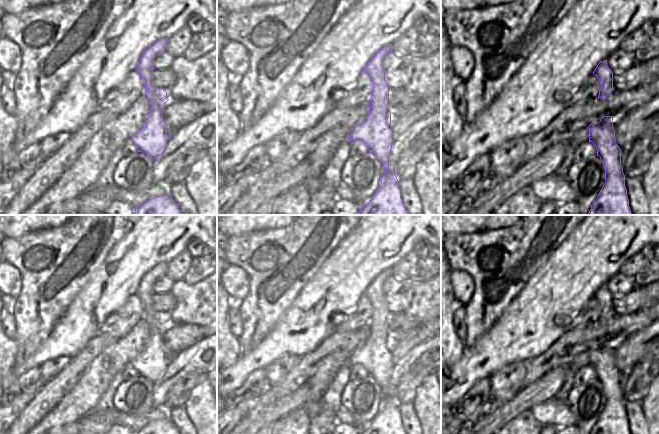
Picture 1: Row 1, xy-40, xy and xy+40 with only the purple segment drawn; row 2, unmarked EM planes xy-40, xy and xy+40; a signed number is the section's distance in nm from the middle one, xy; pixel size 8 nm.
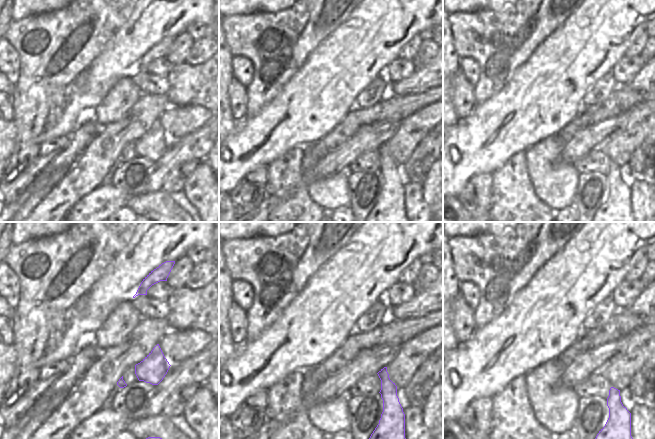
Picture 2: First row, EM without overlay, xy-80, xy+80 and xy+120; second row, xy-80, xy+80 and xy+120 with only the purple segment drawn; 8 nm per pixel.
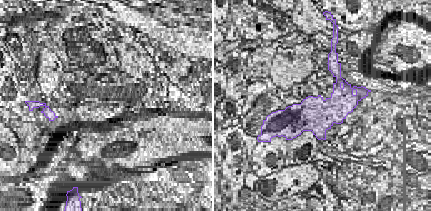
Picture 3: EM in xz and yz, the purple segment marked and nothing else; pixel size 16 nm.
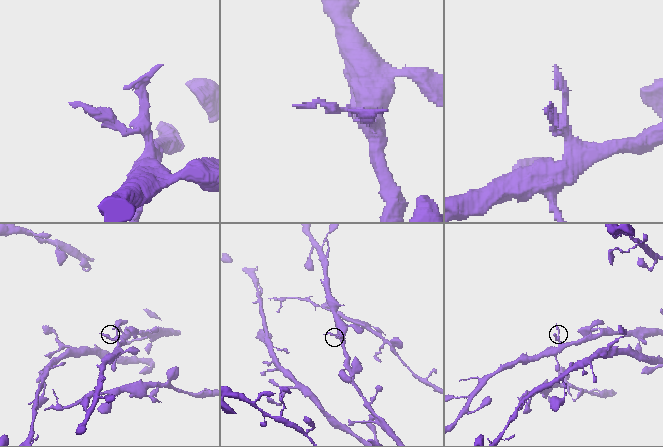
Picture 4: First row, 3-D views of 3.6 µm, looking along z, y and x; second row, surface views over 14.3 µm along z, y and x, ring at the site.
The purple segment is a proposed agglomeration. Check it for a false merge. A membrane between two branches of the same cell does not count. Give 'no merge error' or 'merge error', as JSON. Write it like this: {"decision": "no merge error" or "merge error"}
{"decision": "merge error"}

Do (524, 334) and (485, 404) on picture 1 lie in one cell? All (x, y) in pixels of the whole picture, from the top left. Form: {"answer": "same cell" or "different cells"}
{"answer": "different cells"}

